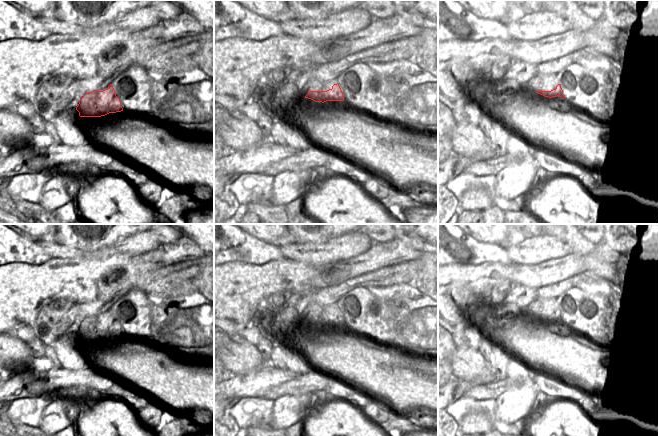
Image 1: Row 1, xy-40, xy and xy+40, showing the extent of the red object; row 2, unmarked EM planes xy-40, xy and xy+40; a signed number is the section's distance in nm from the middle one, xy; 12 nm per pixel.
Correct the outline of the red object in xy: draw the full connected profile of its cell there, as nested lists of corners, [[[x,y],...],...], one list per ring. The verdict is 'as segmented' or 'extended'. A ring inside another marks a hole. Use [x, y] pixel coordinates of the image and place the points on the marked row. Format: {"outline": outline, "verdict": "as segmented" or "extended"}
{"outline": [[[338,83],[327,91],[308,91],[305,98],[322,103],[326,101],[344,101],[344,95]]], "verdict": "as segmented"}

